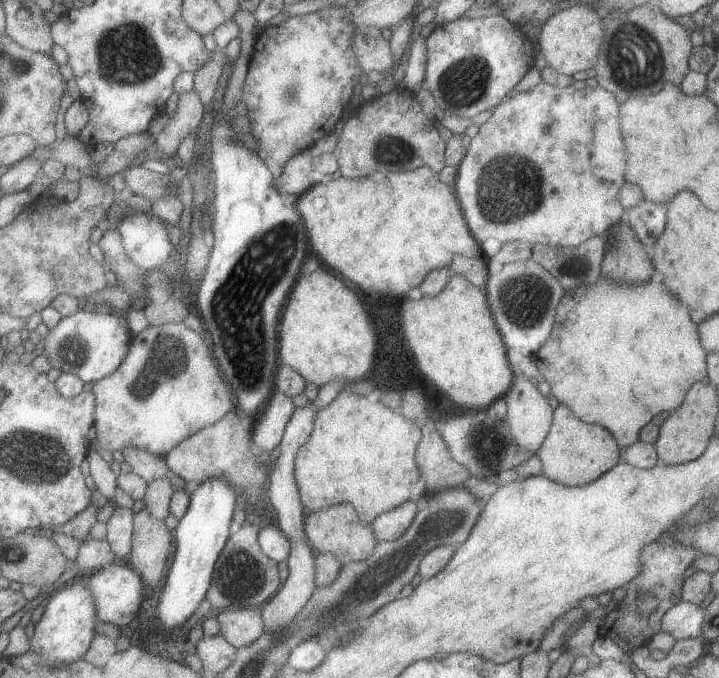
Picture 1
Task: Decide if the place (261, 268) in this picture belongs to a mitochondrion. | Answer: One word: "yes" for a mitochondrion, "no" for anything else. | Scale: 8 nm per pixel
yes

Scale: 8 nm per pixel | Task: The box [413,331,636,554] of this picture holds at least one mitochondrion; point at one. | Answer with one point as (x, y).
(483, 442)

